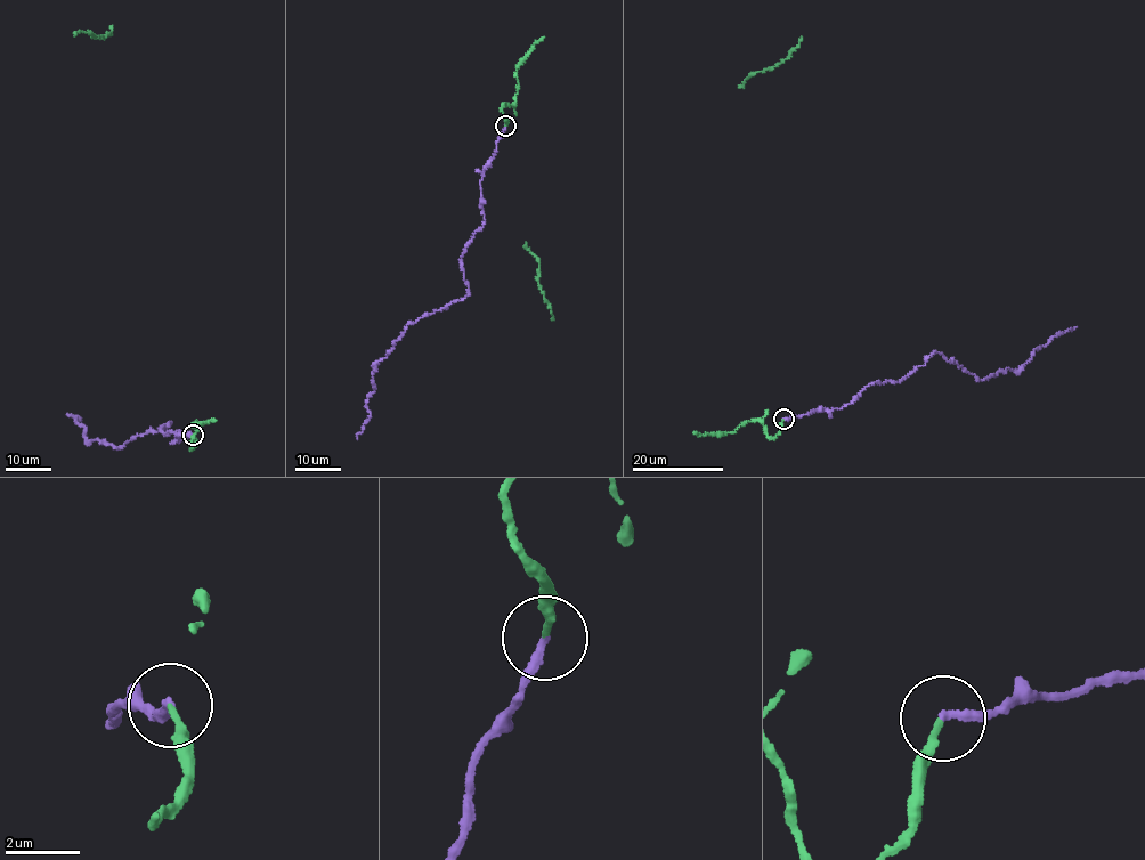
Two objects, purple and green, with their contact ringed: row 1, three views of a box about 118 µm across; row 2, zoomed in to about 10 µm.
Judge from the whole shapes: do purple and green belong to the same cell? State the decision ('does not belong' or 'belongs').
belongs

